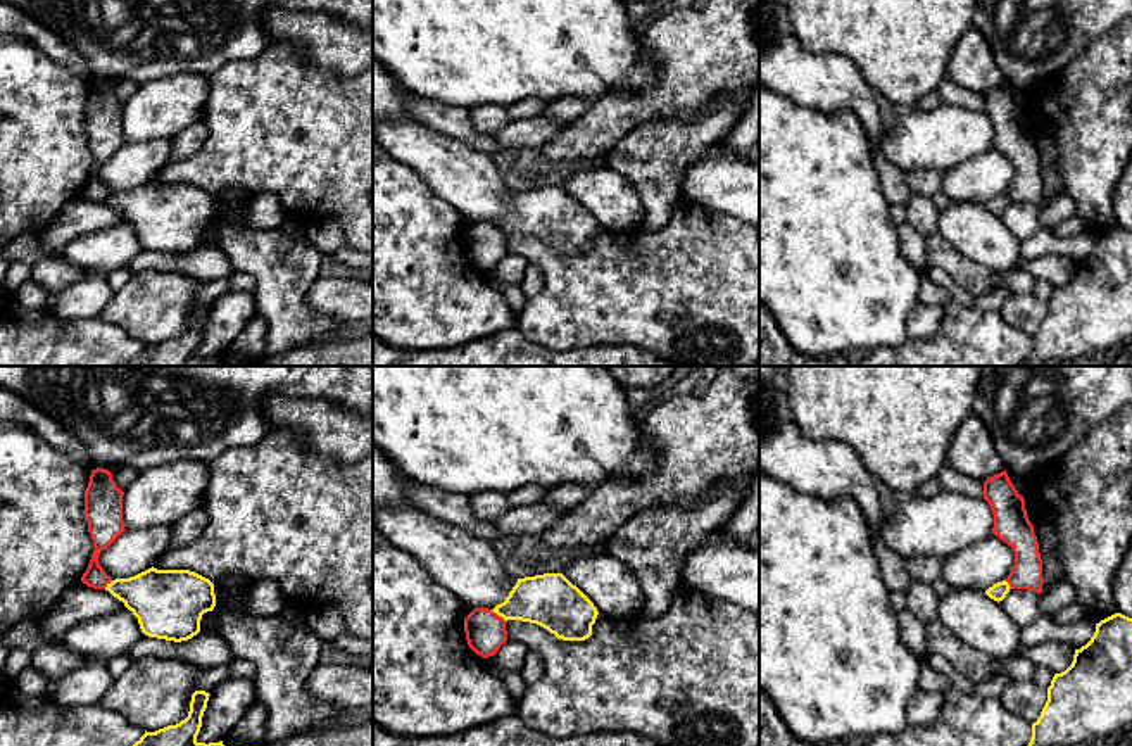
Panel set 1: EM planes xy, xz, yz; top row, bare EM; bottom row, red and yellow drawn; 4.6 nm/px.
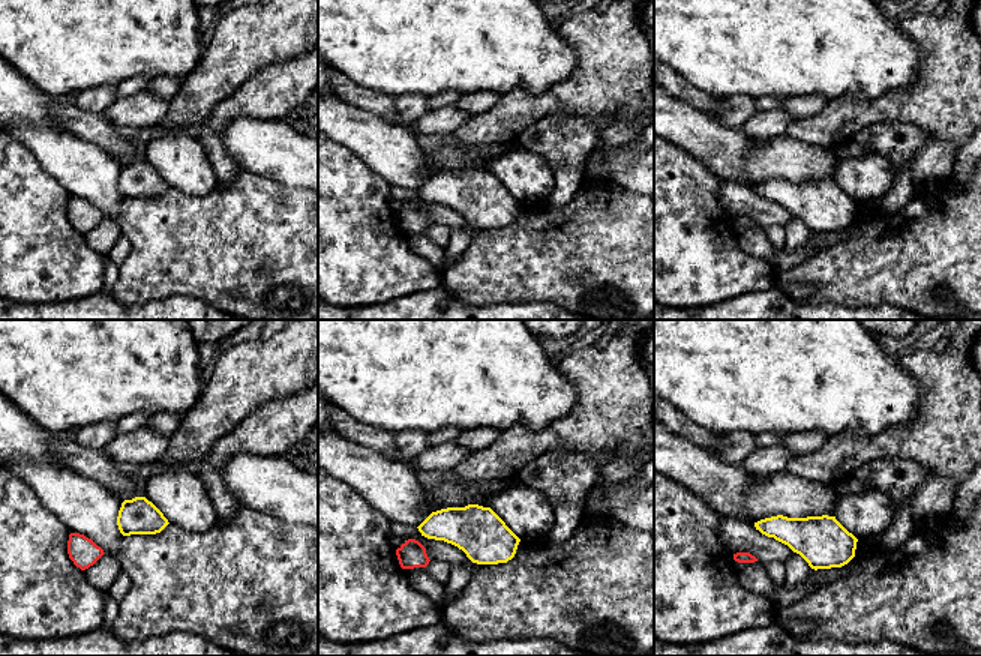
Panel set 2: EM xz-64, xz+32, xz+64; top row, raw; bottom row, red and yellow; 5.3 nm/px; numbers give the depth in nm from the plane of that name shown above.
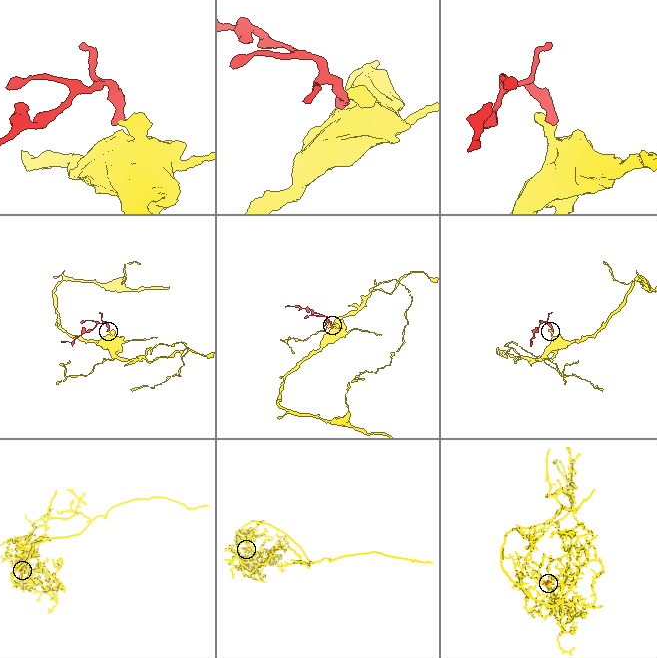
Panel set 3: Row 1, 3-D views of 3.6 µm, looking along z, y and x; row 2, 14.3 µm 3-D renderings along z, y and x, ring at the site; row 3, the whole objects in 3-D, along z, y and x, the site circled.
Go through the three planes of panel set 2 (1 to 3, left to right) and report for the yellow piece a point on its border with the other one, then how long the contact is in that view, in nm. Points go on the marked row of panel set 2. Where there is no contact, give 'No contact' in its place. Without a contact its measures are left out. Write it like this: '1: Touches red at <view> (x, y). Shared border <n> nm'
1: No contact
2: No contact
3: No contact

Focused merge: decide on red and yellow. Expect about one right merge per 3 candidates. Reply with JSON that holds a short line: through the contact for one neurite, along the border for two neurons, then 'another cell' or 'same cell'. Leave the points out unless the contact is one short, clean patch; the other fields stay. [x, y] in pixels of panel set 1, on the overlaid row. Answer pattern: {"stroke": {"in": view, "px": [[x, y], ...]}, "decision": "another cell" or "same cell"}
{"stroke": {"in": "xz", "px": [[490, 610], [506, 620]]}, "decision": "another cell"}

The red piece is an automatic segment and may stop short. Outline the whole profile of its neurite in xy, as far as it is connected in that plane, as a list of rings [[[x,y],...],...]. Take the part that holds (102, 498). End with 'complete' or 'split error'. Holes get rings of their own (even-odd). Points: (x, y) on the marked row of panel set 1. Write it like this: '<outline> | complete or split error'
[[[91,470],[85,490],[85,520],[88,522],[95,551],[81,577],[81,582],[88,587],[105,589],[112,582],[100,566],[98,556],[126,530],[123,522],[123,496],[124,492],[116,485],[109,470]]] | complete

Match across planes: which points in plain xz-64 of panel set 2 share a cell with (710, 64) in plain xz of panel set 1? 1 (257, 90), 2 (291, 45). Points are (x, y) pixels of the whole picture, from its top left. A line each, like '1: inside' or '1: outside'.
1: outside
2: inside

